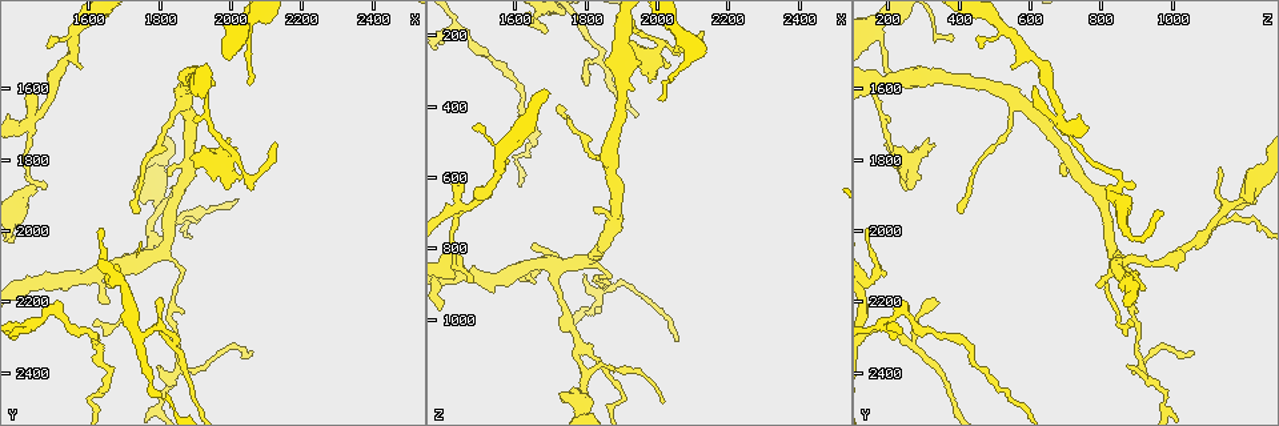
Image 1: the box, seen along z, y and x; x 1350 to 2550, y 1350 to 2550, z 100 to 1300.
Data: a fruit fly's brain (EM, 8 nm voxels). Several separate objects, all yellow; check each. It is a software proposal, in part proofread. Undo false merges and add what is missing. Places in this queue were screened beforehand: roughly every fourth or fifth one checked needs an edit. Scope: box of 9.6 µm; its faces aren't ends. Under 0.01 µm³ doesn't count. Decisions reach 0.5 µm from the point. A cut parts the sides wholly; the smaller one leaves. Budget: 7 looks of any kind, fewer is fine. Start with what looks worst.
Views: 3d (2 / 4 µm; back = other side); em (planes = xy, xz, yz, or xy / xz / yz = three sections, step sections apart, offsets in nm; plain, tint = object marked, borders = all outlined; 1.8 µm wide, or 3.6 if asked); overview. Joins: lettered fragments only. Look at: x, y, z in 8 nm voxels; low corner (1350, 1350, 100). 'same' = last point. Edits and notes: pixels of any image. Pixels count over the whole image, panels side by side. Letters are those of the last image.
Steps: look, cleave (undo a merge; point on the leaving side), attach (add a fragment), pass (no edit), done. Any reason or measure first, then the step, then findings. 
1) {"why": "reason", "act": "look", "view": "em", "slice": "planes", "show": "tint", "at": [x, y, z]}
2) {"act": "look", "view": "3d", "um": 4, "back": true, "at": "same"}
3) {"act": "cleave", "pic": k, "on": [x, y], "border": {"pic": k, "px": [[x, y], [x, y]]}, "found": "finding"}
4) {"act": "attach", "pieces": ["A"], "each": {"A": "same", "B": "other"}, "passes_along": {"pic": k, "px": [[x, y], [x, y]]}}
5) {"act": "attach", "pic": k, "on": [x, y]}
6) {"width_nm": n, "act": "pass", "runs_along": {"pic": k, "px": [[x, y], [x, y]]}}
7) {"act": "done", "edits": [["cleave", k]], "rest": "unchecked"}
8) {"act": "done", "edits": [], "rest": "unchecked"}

{"act": "look", "view": "3d", "um": 4, "at": [1420, 1700, 700]}

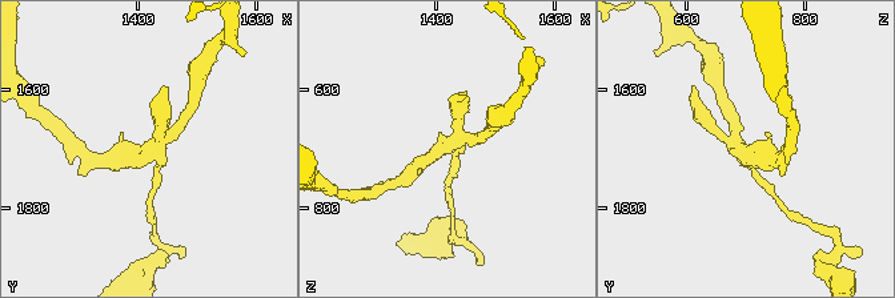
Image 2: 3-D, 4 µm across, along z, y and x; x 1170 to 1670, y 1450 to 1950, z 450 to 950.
{"arms": 4, "act": "look", "view": "em", "slice": "yz", "step": 4, "show": "tint", "at": [1425, 1700, 690]}

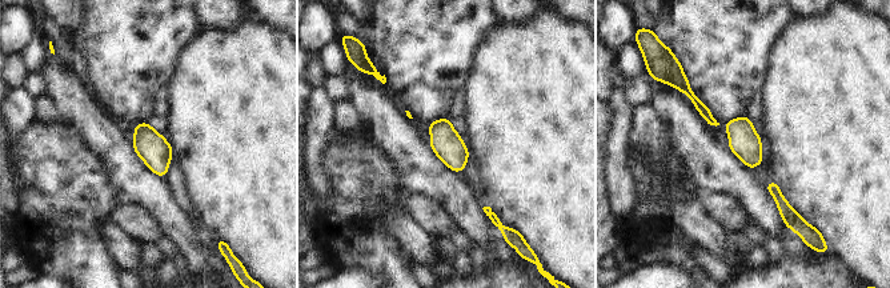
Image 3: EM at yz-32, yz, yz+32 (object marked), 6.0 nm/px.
{"act": "look", "view": "em", "slice": "planes", "show": "borders", "at": "same"}

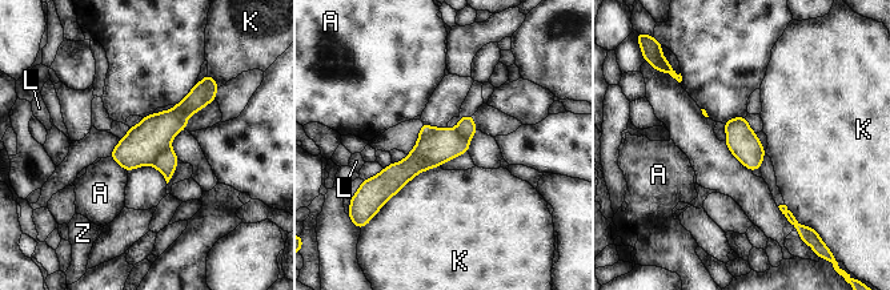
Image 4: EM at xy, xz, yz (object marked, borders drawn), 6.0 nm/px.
{"act": "cleave", "pic": 4, "on": [165, 161], "each": {"A": "other", "K": "other", "L": "other", "Z": "other"}, "border": {"pic": 4, "px": [[169, 146], [161, 148], [151, 162]]}, "found": "a second neuron is stuck on"}

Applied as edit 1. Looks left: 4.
{"why": "thin neck", "act": "look", "view": "em", "um": 3.6, "slice": "yz", "step": 8, "show": "tint", "at": [1980, 1810, 250]}

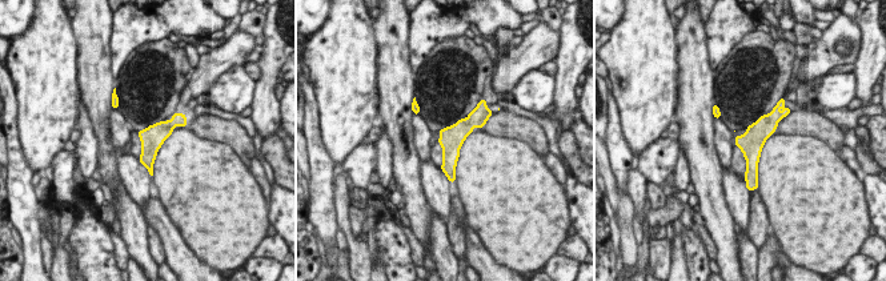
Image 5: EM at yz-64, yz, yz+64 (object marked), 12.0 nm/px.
{"why": "cut it another way", "act": "look", "view": "em", "um": 3.6, "slice": "planes", "show": "borders", "at": "same"}

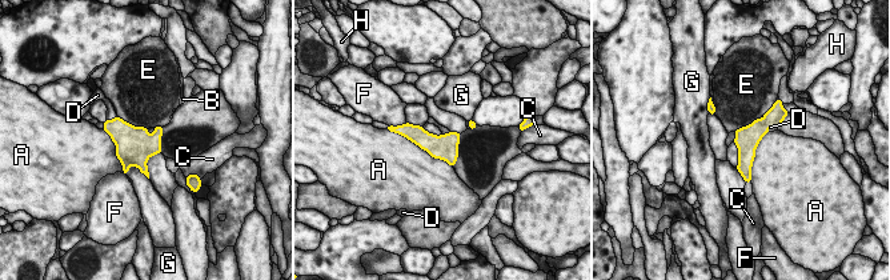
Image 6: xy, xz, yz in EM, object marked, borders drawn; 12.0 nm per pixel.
{"width_nm": 280, "act": "pass", "each": {"A": "other", "B": "other", "C": "other", "D": "other", "E": "other", "F": "other", "G": "other", "H": "other"}, "border": {"pic": 6, "px": [[772, 107], [761, 118], [733, 131]]}, "found": "one neuron here"}

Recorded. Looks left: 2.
{"why": "branch stops here", "act": "look", "view": "em", "slice": "planes", "show": "borders", "at": [1810, 1840, 690]}

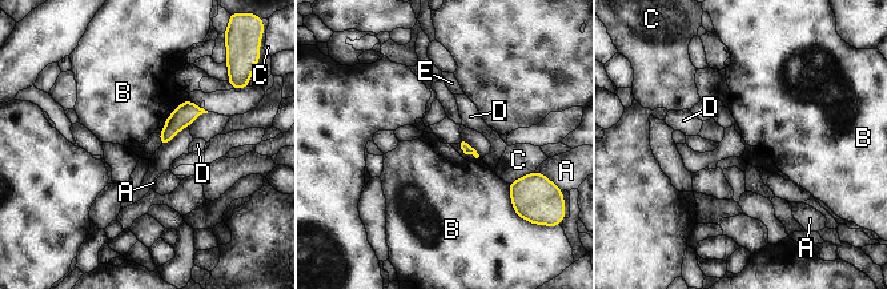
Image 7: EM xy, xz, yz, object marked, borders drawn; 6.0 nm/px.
{"act": "pass", "each": {"A": "other", "B": "other", "C": "other", "D": "other", "E": "other"}, "border": {"pic": 7, "px": [[509, 184], [509, 197], [513, 204]]}, "found": "none of them fits"}

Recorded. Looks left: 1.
{"act": "done", "edits": [["cleave", 4]], "rest": "unchecked"}

